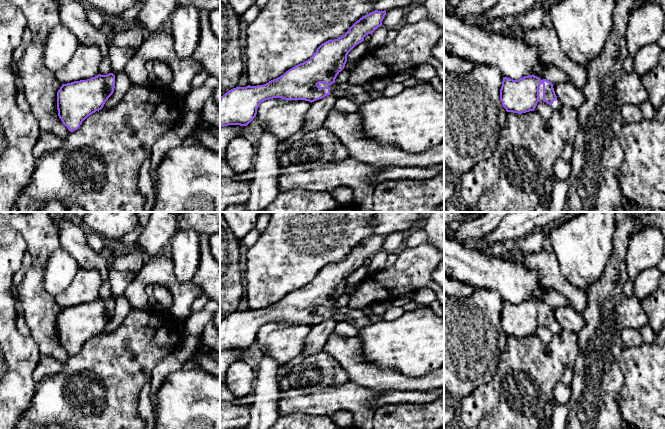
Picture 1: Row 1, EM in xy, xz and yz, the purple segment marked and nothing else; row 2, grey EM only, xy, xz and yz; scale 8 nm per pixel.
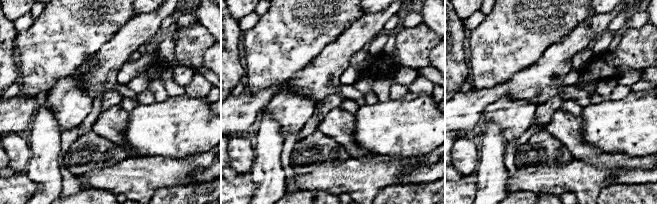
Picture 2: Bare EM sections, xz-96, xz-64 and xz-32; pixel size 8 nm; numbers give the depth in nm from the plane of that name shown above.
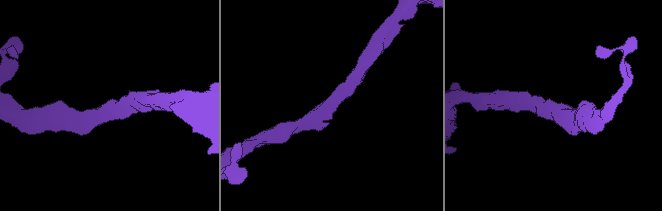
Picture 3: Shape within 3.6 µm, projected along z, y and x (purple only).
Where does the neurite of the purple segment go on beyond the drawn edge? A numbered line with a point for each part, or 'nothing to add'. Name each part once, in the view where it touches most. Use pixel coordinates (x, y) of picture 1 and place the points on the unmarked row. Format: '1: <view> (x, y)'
1: xz (355, 316)

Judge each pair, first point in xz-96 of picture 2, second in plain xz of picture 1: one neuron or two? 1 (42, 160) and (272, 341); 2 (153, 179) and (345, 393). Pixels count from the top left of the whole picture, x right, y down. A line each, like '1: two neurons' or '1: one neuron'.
1: two neurons
2: one neuron

